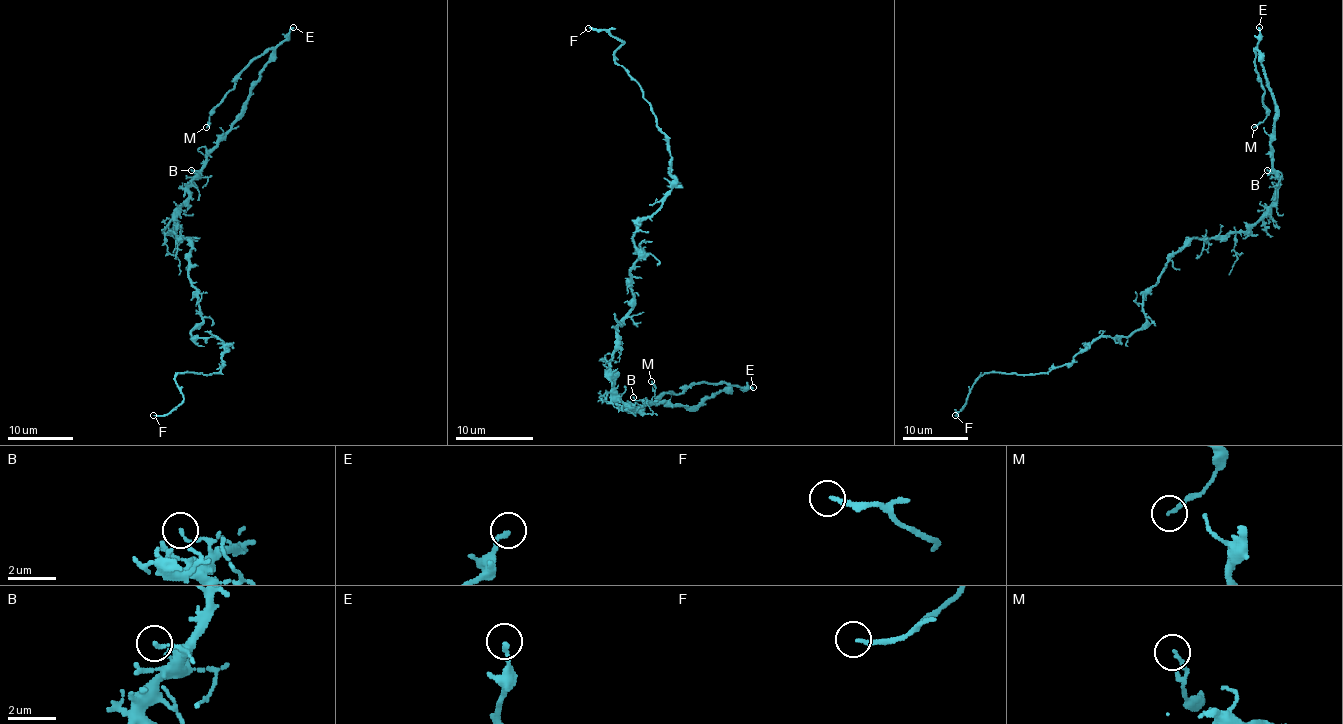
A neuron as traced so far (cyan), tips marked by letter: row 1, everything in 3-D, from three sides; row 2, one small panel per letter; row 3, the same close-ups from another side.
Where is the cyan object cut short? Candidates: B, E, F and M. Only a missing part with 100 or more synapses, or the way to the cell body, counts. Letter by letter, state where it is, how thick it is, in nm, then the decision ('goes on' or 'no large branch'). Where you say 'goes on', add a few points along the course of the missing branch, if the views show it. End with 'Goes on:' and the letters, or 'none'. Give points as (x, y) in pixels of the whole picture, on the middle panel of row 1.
B: (633, 397) | 120 nm | no large branch
E: (753, 387) | 180 nm | no large branch
F: (588, 28) | 180 nm | goes on | (588, 28), (567, 26), (524, 30), (516, 24), (515, 28)
M: (651, 381) | 160 nm | no large branch
Goes on: F

